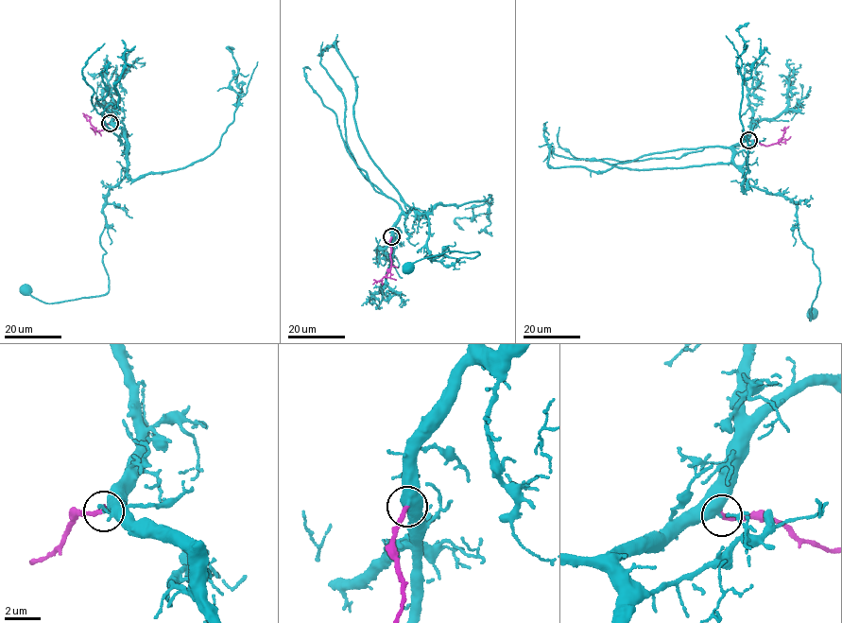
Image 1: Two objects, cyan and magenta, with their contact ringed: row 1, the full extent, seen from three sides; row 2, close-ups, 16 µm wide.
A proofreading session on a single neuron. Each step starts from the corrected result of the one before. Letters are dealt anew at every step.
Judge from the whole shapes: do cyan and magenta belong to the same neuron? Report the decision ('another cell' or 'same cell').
same cell

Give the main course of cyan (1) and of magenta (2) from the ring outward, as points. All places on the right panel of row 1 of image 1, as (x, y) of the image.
1: (748, 140), (732, 147), (733, 164), (749, 185), (795, 204), (802, 241), (818, 268), (809, 320), (813, 313)
2: (748, 140), (768, 146), (775, 144), (782, 136), (784, 127)

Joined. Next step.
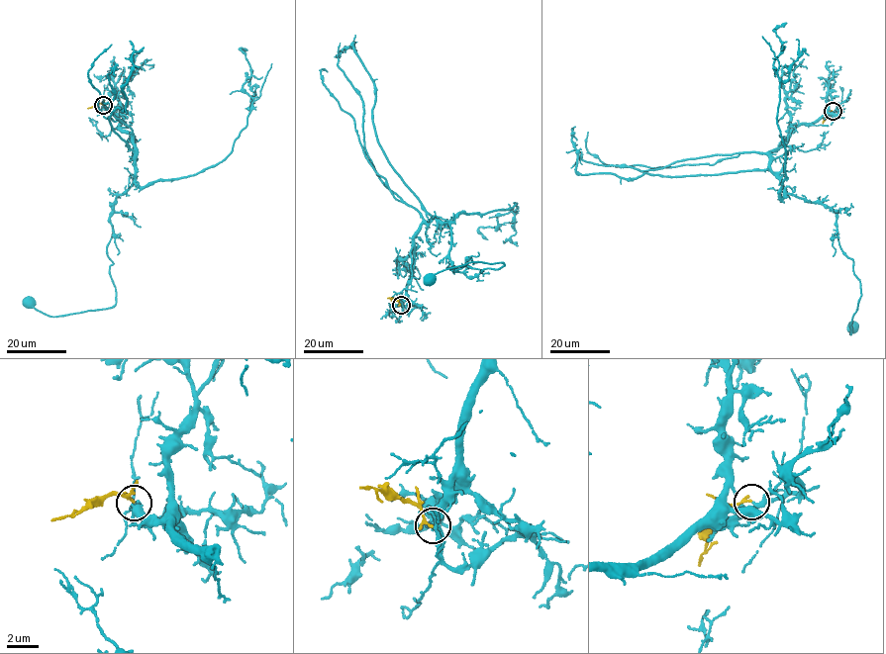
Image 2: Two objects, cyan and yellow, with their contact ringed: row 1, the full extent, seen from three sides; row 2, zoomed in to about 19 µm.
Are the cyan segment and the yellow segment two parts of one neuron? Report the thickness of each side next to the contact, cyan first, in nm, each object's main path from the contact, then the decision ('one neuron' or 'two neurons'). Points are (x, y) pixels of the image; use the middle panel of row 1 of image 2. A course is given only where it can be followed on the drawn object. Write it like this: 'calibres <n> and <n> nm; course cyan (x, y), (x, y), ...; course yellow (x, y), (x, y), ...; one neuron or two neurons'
calibres 280 and 170 nm; course cyan (401, 306), (415, 232), (437, 217), (450, 225), (449, 260), (456, 271), (505, 265), (469, 262), (430, 280); course yellow (401, 305), (387, 298); two neurons

